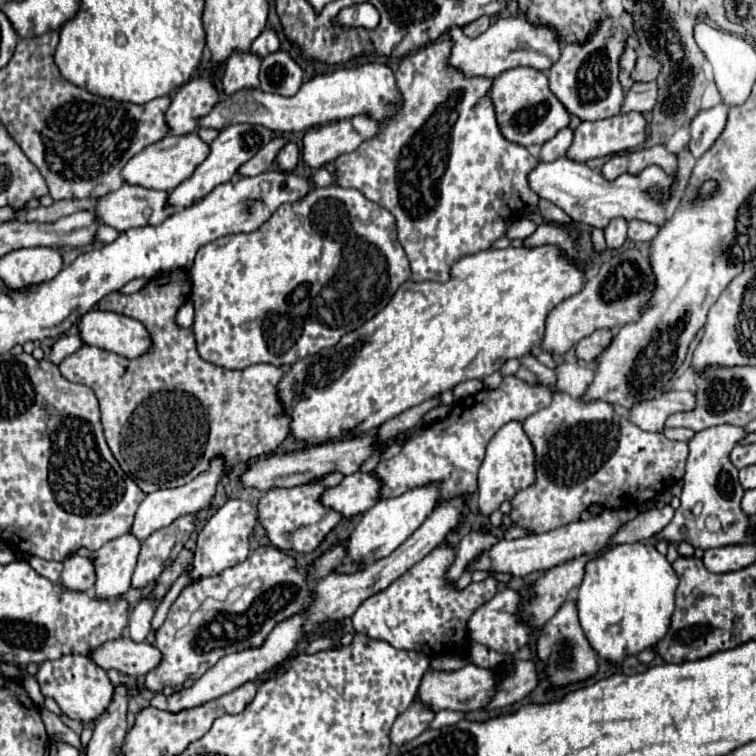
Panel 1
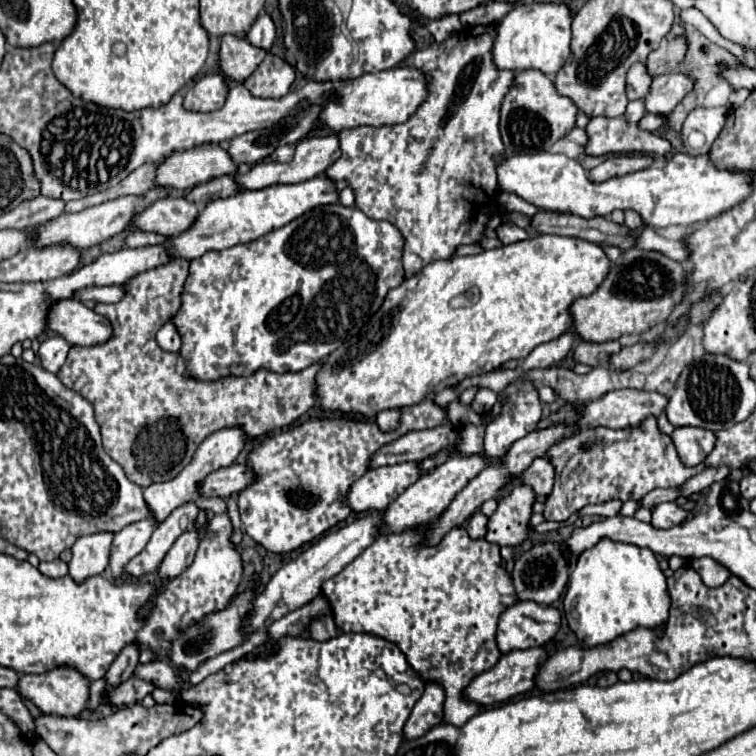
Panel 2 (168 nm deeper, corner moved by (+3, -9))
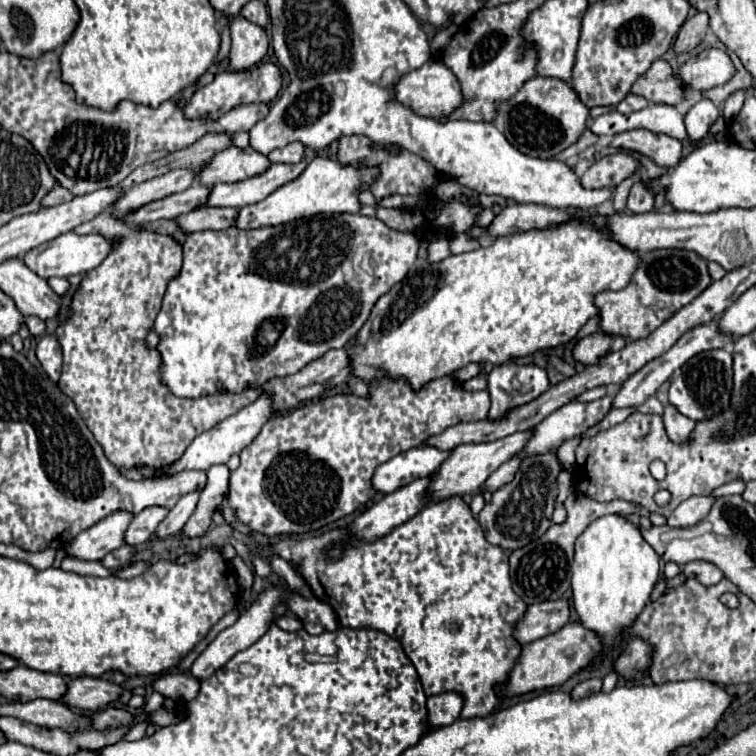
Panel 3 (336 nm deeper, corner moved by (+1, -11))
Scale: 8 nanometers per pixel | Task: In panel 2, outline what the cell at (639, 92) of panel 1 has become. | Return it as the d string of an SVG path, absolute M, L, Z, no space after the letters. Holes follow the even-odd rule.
M682 73L660 75L652 81L650 93L644 99L646 111L660 117L668 117L690 89L692 89L692 79Z

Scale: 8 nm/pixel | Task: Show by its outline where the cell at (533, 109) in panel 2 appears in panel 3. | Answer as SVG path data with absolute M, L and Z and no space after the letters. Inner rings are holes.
M536 75L528 79L508 103L504 103L498 119L502 119L502 133L518 151L540 159L552 159L578 141L586 129L588 113L588 107L566 81Z

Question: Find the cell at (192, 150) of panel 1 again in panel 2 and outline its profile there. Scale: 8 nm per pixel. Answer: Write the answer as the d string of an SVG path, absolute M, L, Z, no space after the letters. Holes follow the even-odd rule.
M198 145L194 149L178 151L158 163L154 177L156 187L186 191L212 177L234 175L238 167L232 163L228 151L220 145Z

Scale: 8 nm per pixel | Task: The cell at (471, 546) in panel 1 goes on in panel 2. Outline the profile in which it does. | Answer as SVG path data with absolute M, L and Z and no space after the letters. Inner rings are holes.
M516 485L508 497L498 501L496 513L488 519L486 541L498 547L518 547L528 535L534 491L526 485Z

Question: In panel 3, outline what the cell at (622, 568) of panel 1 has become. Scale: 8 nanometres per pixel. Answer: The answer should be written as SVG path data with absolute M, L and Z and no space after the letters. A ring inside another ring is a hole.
M604 515L592 521L576 539L572 563L572 599L580 623L600 637L618 635L644 609L658 581L660 557L644 541L640 527L624 515Z

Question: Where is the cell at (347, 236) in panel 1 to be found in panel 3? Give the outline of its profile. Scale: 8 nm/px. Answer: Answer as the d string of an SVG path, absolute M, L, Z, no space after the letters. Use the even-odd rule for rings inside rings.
M334 213L334 215L314 215L308 219L296 219L288 221L276 227L260 227L260 229L238 229L230 227L224 231L196 231L192 235L186 235L184 241L184 261L174 279L170 279L168 289L164 293L162 309L154 321L154 331L160 337L158 343L158 353L162 359L160 365L160 379L168 387L170 393L176 397L206 397L206 395L216 395L216 393L240 393L248 387L262 387L268 383L272 377L286 377L296 371L300 371L306 363L322 357L330 349L340 349L344 347L366 323L370 309L378 301L380 295L384 295L396 281L402 281L412 267L416 253L420 249L420 241L414 233L406 231L394 231L380 219L364 217L364 215L350 215L350 213Z

